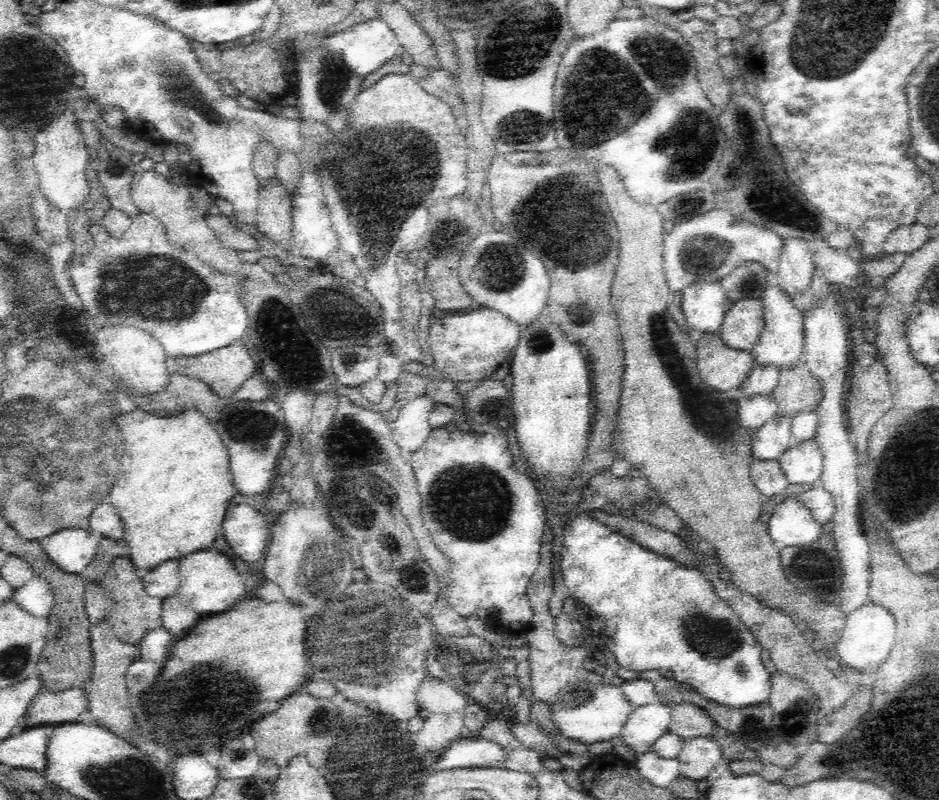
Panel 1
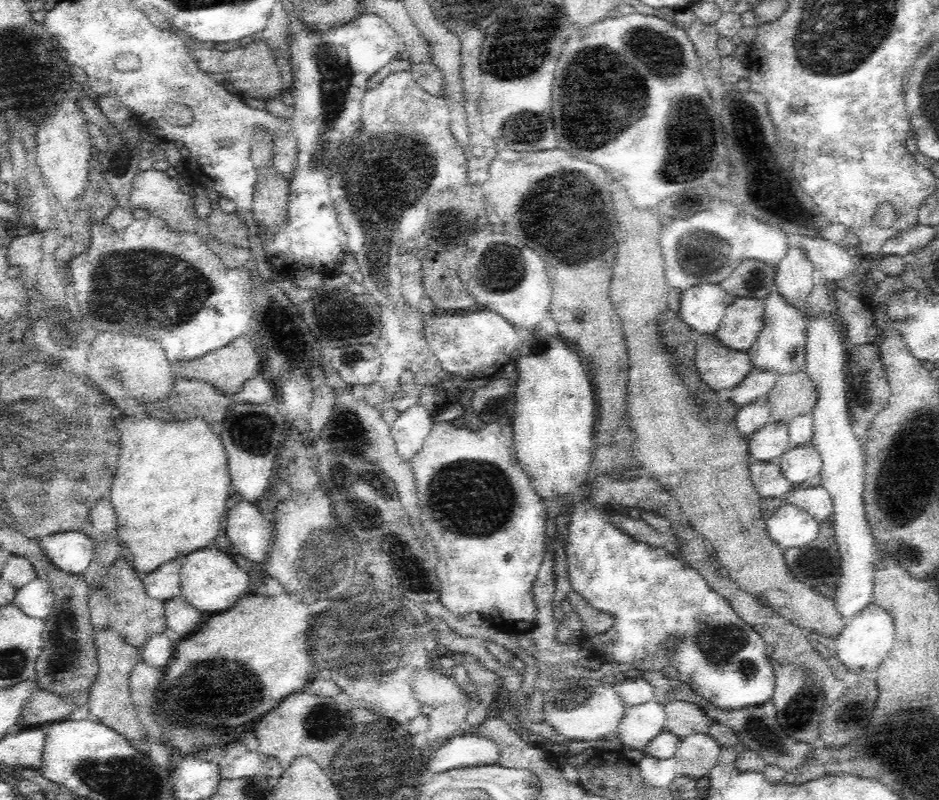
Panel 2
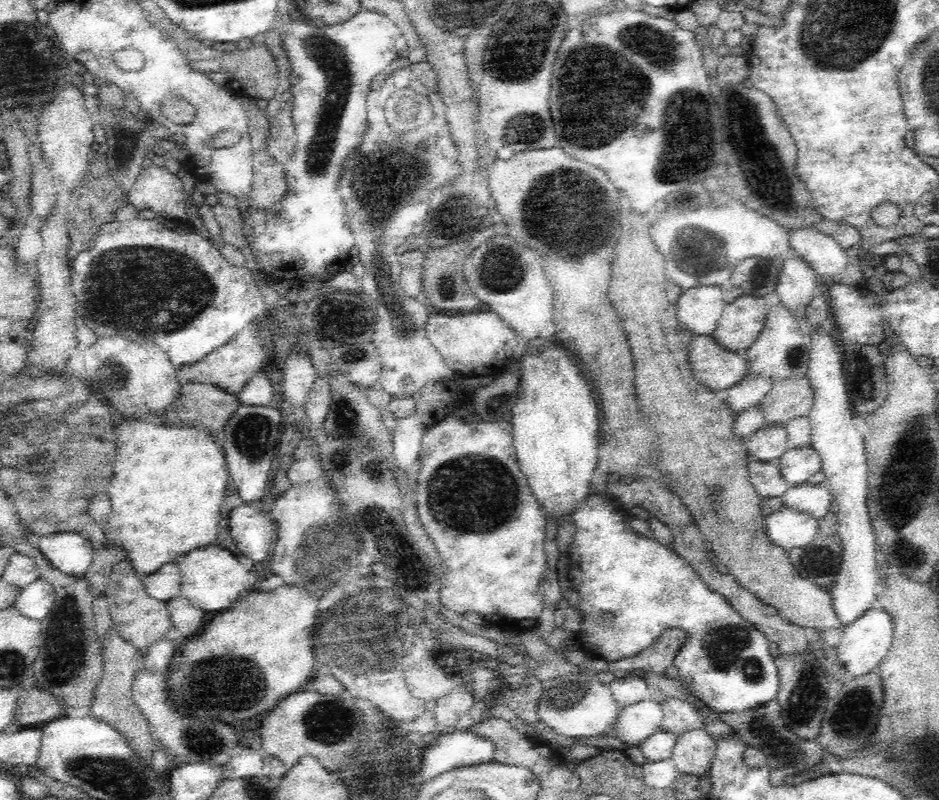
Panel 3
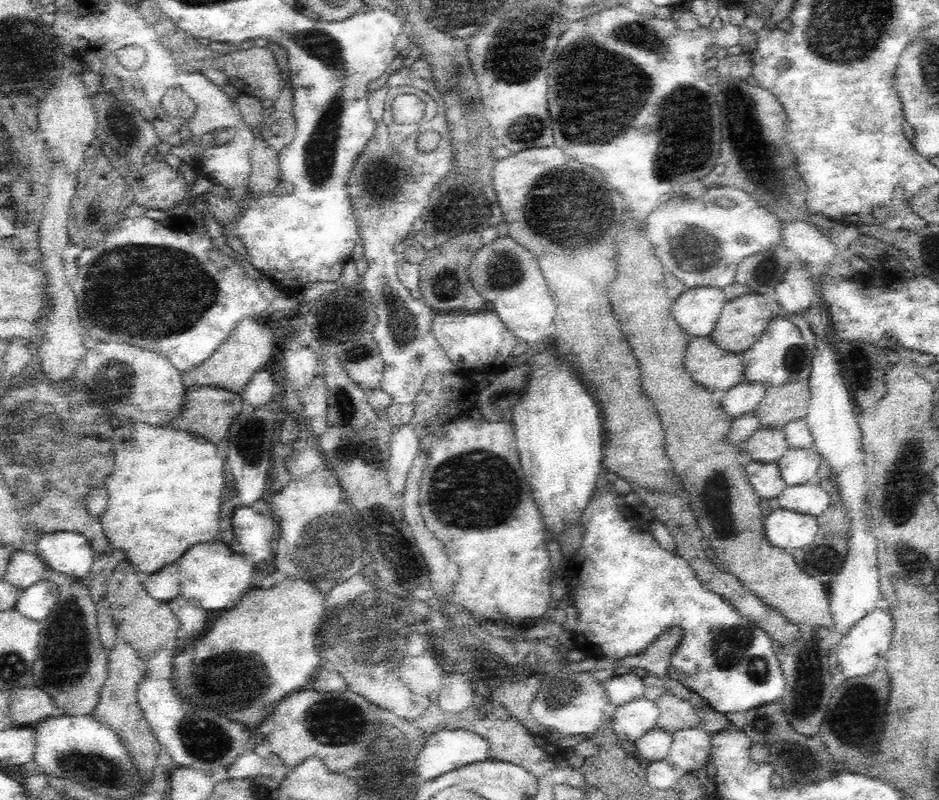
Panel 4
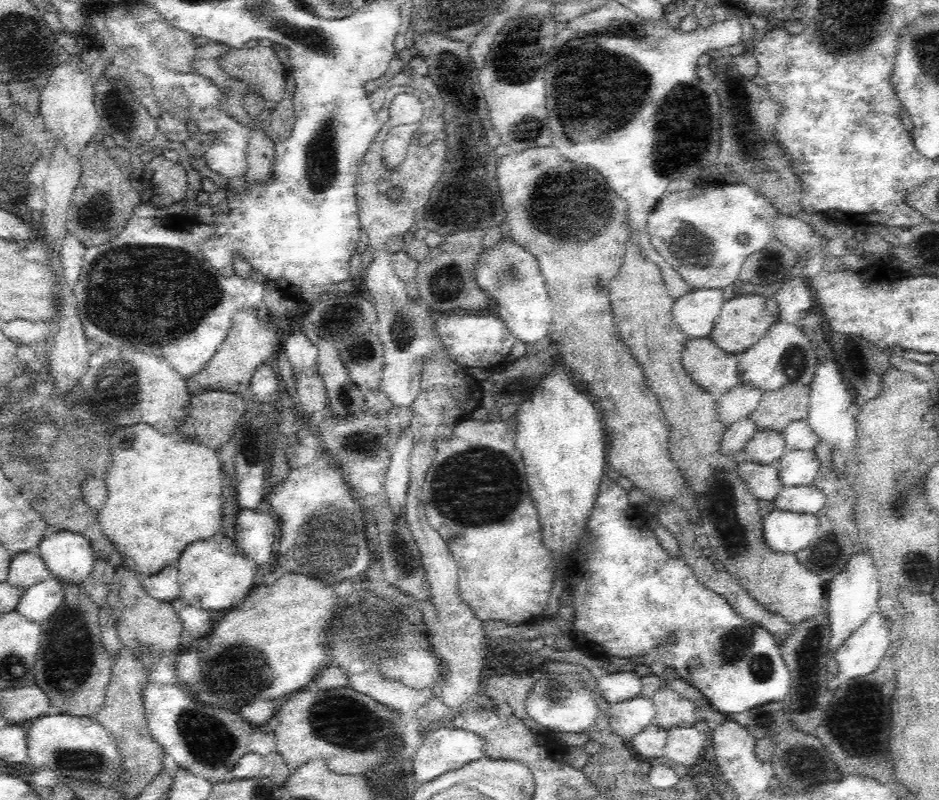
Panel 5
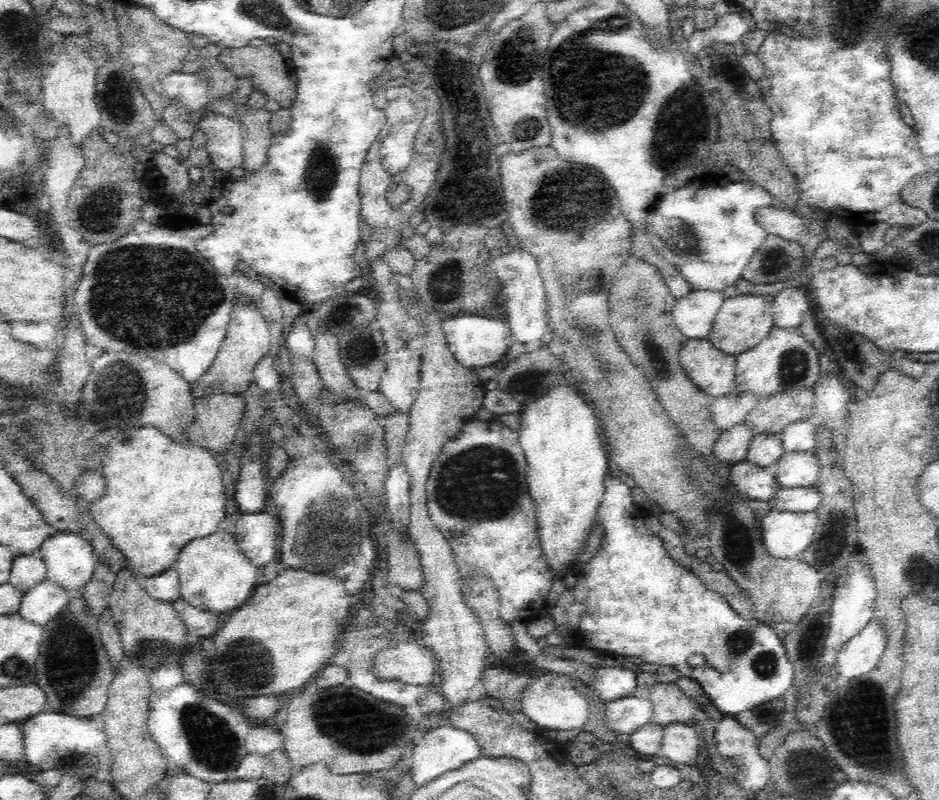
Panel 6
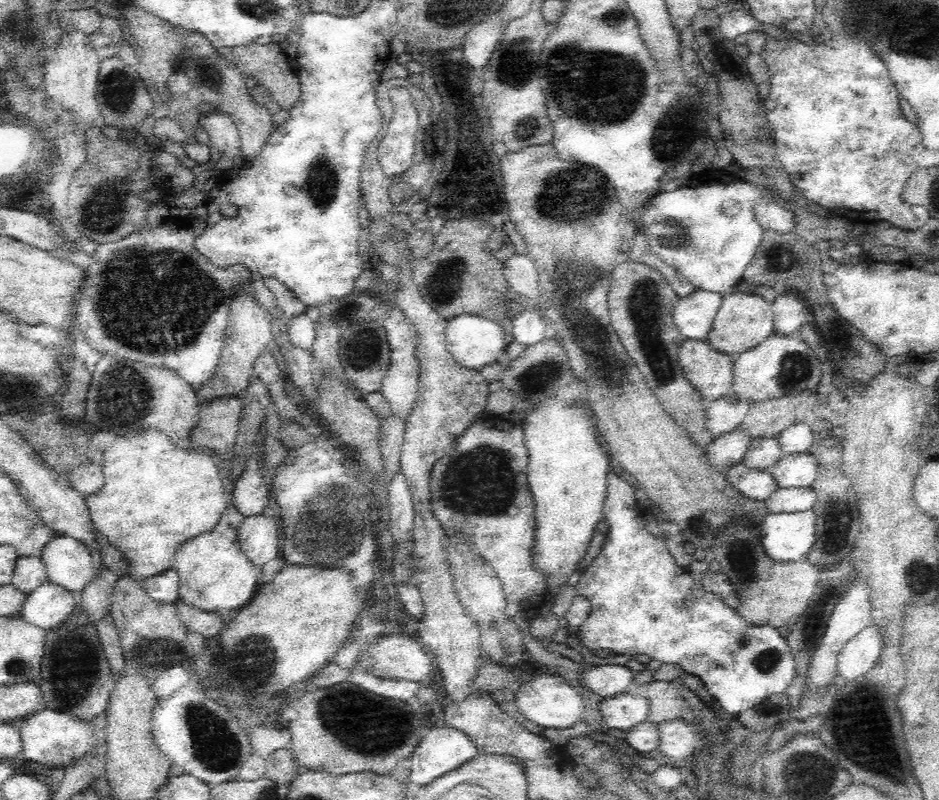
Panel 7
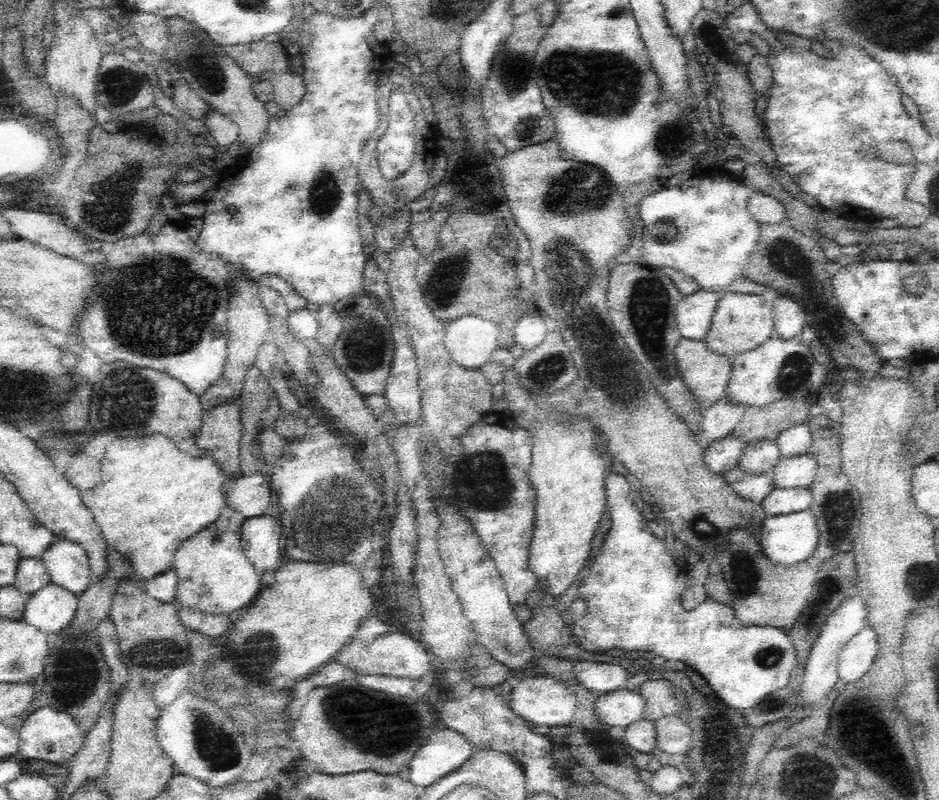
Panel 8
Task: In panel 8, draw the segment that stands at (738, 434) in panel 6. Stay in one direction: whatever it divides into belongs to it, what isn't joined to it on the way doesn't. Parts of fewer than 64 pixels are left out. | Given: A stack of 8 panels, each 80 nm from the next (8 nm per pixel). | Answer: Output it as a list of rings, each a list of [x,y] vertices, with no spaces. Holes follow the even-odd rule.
[[[732,435],[711,442],[704,453],[706,467],[719,475],[736,468],[745,444],[744,441],[738,437],[732,437]]]

